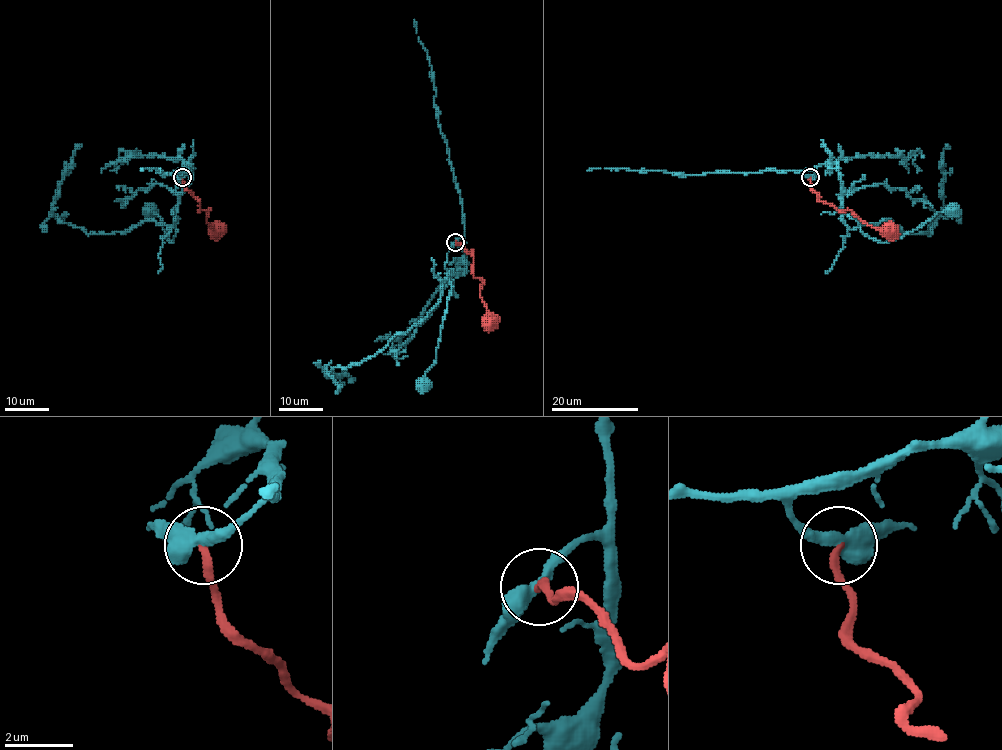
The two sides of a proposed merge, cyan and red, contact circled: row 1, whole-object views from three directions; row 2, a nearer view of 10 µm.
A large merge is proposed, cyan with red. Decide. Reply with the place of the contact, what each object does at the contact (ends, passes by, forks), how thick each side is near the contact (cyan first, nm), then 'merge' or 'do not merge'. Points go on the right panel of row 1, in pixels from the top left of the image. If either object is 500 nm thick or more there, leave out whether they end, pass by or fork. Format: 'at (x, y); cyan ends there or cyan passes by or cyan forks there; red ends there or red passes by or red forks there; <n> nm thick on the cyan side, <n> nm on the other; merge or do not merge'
at (810, 177); cyan passes by; red ends there; 400 nm thick on the cyan side, 240 nm on the other; do not merge

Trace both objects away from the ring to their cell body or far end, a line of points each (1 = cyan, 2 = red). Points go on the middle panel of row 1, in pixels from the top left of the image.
1: (455, 242), (464, 238), (464, 258), (458, 266), (466, 272), (451, 276), (452, 289), (435, 362), (422, 387)
2: (455, 242), (467, 252), (473, 252), (473, 275), (482, 282), (480, 297), (487, 308), (483, 322), (487, 322)

